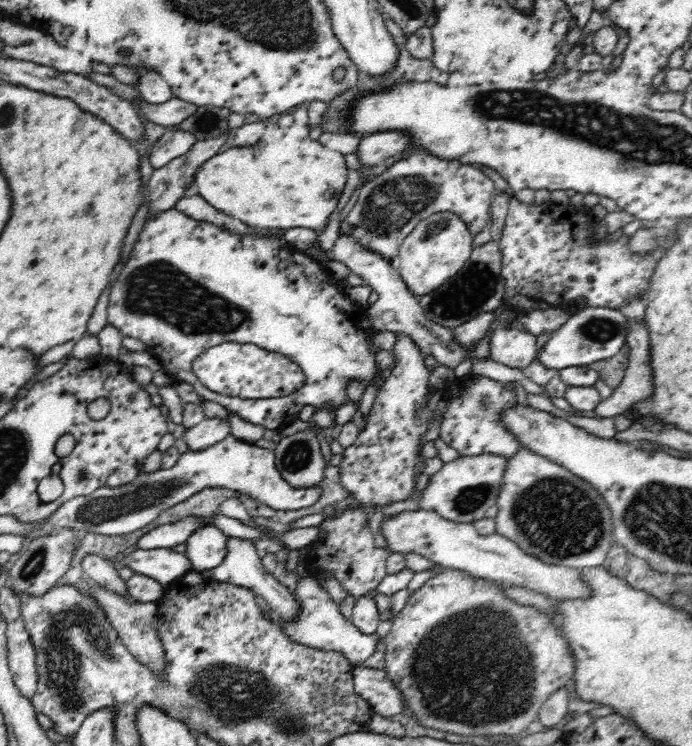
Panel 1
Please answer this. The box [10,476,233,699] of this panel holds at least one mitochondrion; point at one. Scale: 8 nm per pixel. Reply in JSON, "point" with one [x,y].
{"point":[32,568]}

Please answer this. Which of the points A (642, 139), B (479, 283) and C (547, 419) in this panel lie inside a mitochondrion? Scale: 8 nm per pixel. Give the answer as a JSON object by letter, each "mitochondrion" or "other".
{"A":"mitochondrion","B":"mitochondrion","C":"other"}

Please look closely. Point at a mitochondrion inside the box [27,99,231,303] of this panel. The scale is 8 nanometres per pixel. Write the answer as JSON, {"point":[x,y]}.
{"point":[206,122]}

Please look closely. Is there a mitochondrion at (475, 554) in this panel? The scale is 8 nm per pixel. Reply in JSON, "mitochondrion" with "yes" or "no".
{"mitochondrion":"no"}

